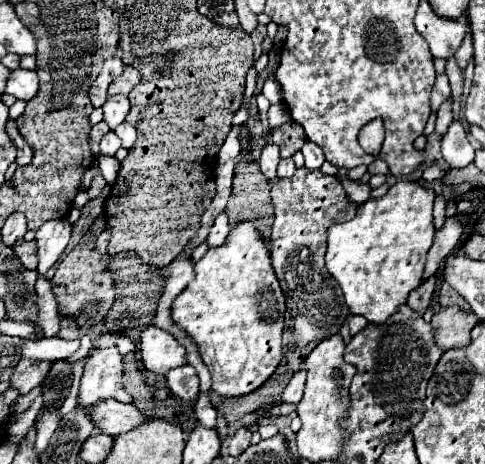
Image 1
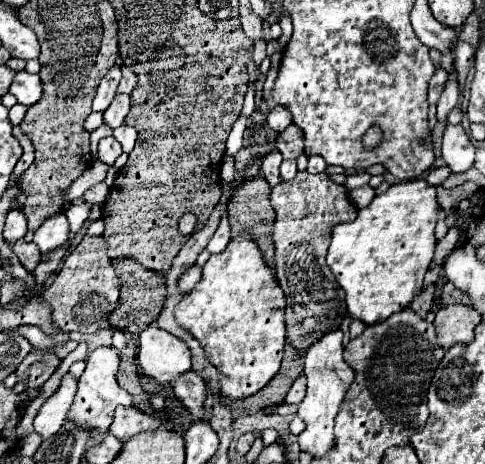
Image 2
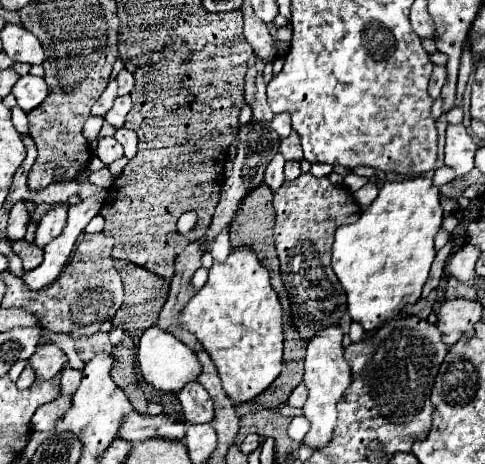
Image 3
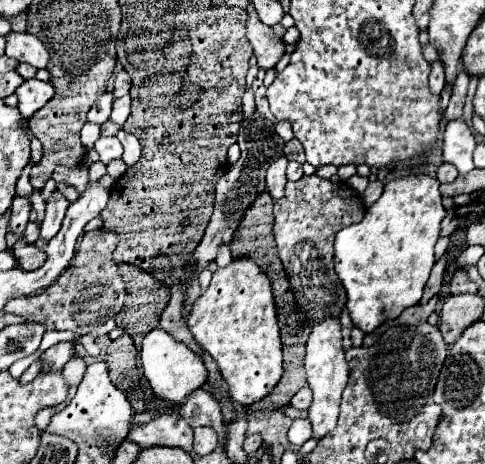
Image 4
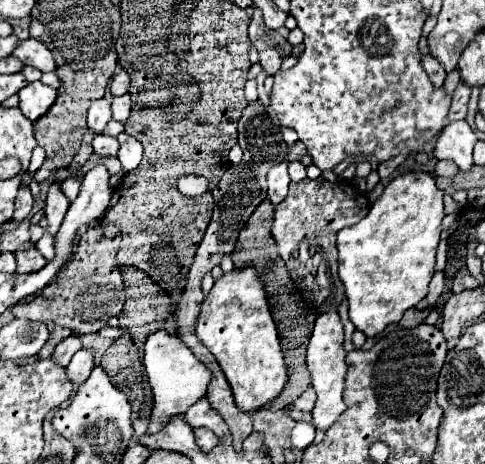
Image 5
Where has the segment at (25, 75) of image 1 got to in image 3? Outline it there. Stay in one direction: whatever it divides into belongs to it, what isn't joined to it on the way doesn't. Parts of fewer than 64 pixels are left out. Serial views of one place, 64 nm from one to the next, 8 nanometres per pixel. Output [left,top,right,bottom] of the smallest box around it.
[12,74,48,112]

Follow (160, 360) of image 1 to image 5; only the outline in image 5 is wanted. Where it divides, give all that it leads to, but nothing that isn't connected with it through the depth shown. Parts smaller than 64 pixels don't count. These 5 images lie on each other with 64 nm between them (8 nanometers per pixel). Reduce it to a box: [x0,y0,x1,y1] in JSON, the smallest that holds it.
[144,330,210,432]

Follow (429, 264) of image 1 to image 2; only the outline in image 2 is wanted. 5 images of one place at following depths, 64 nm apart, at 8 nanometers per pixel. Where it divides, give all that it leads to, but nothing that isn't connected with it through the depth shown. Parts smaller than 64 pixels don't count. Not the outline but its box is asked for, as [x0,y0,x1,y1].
[424,226,460,286]

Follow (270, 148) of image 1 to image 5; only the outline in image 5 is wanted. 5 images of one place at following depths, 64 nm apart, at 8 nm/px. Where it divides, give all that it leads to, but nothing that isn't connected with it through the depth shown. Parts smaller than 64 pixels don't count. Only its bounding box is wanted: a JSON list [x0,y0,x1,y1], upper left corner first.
[268,162,290,204]

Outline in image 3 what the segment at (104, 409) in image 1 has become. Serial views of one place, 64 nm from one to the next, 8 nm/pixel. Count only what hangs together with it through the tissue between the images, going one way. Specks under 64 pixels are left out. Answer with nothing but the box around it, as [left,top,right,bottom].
[118,410,186,442]

